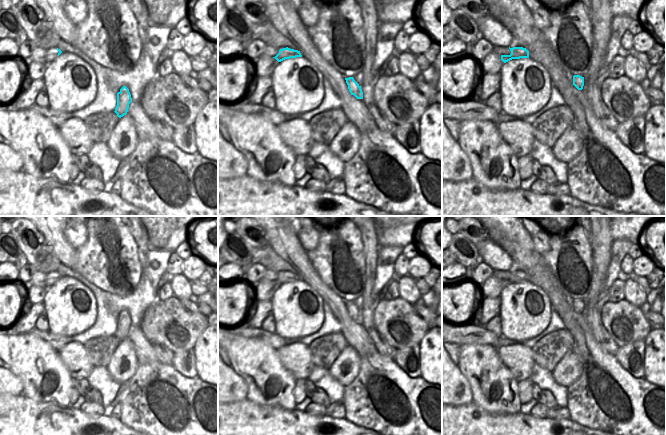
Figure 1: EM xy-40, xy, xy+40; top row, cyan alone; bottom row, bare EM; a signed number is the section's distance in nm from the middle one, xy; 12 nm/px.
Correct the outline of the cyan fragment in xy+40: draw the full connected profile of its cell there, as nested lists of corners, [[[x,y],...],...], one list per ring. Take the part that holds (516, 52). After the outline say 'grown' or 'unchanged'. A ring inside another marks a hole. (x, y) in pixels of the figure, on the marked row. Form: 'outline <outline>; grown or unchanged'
outline [[[523,47],[510,48],[510,55],[501,55],[501,60],[506,63],[512,59],[529,58],[529,51]]]; unchanged

